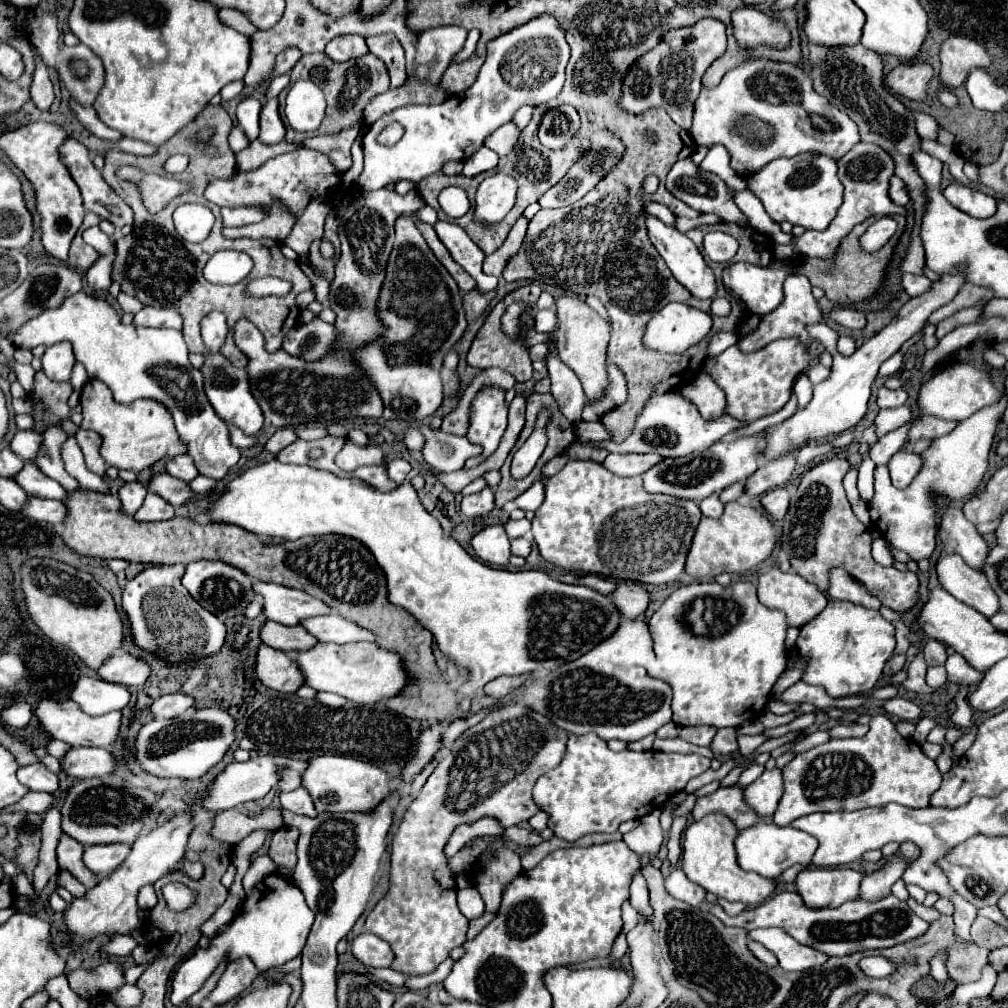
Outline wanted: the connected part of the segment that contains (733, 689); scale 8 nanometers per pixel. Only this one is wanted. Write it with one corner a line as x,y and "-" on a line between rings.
741,580
729,586
695,582
677,588
649,620
655,642
655,662
647,669
647,674
665,680
673,688
673,722
677,726
707,724
715,728
739,728
745,720
761,716
761,708
769,700
771,688
787,668
787,628
785,614
763,606
757,598
755,584
751,582

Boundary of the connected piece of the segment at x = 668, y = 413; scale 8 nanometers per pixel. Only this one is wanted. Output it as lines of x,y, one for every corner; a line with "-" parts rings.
679,389
667,390
667,392
655,392
643,406
643,410
637,416
637,422
633,426
633,432
621,442
621,444
607,444
609,452
617,452
617,454
647,454
647,452
655,452
661,454
665,458
677,458
677,456
687,456
691,452
703,452
703,448
709,448
711,444
715,444
719,438
723,438
725,434
733,432
735,428
739,428
743,424
739,424
737,420
731,420
729,416
717,418
717,420
703,420
696,406
686,400

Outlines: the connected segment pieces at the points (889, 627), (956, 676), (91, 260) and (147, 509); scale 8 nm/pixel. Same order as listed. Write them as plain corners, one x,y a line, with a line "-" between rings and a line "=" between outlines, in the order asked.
829,600
825,610
801,628
797,650
801,656
809,656
803,682
823,686
831,698
843,698
833,694
867,694
875,688
887,658
895,650
895,628
879,610
863,608
853,602
=
959,654
949,656
945,662
945,668
949,674
949,682
957,684
957,686
977,686
985,676
985,672
967,664
967,660
=
77,232
77,236
73,238
73,244
71,244
71,250
69,250
67,266
77,272
85,272
99,260
97,256
99,256
99,252
93,250
89,244
85,244
81,238
81,232
=
149,492
143,508
139,508
139,512
133,518
137,522
163,522
163,520
171,520
173,516
175,516
173,506
167,504
161,496
153,496

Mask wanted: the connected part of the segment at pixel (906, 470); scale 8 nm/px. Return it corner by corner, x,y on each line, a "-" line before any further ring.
897,452
889,460
889,474
895,488
907,488
921,468
921,456
911,452

